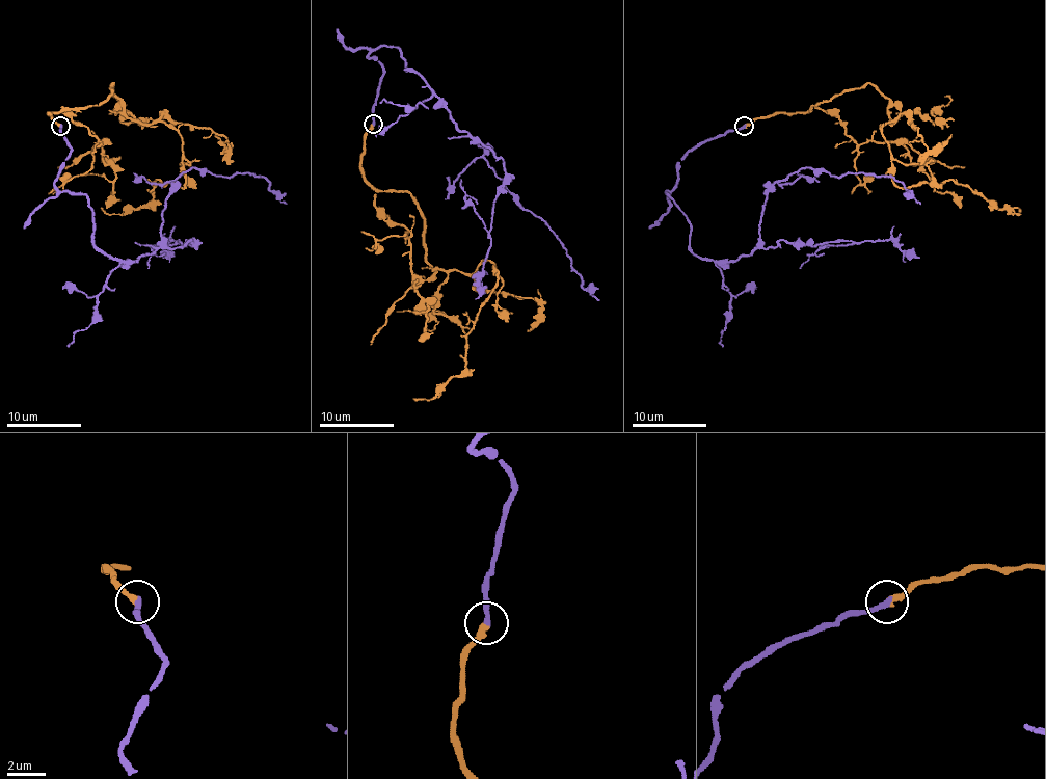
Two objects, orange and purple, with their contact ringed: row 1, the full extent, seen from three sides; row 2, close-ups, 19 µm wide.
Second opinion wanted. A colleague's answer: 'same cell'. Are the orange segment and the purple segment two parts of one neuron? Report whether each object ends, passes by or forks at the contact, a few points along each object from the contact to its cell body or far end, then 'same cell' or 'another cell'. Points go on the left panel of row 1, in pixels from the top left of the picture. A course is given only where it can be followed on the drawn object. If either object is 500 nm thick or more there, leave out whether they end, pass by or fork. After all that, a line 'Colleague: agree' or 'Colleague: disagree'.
orange ends | purple ends | orange via (60, 126), (49, 112), (114, 84), (124, 112), (183, 142), (185, 187), (159, 180), (138, 209), (101, 207) | purple via (60, 126), (54, 185), (86, 196), (110, 258), (151, 253), (190, 168), (263, 176), (287, 204) | same cell
Colleague: agree

